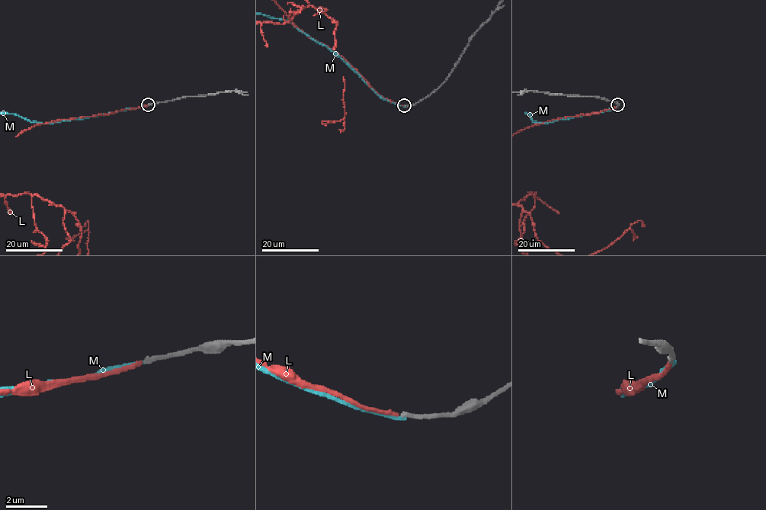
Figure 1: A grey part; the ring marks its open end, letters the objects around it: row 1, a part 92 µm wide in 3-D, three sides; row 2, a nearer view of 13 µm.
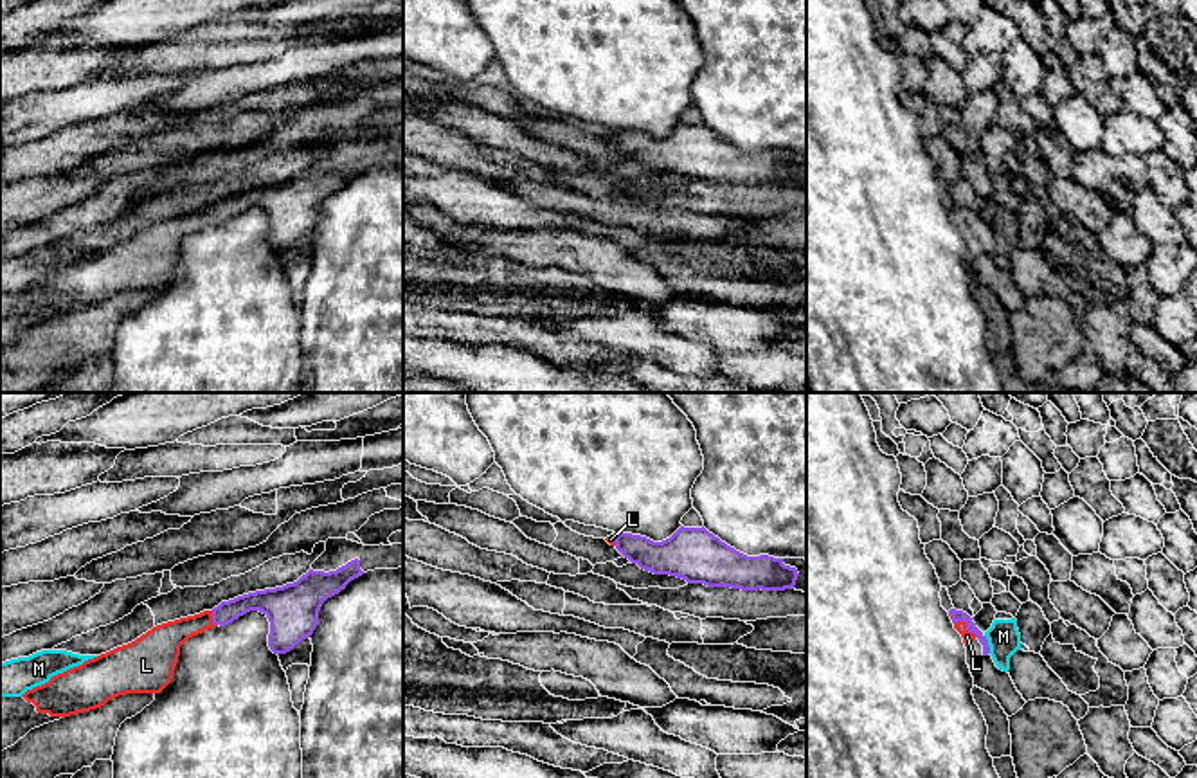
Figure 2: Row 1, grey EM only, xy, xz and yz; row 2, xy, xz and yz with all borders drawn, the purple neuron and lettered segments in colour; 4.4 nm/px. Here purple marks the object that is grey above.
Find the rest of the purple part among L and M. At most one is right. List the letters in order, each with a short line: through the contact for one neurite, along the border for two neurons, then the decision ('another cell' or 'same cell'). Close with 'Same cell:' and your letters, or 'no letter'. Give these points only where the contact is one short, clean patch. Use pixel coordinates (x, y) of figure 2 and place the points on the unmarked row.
L: yz (956, 211), (967, 224), (967, 233) | same cell
M: yz (985, 231), (990, 249) | another cell
Same cell: L

